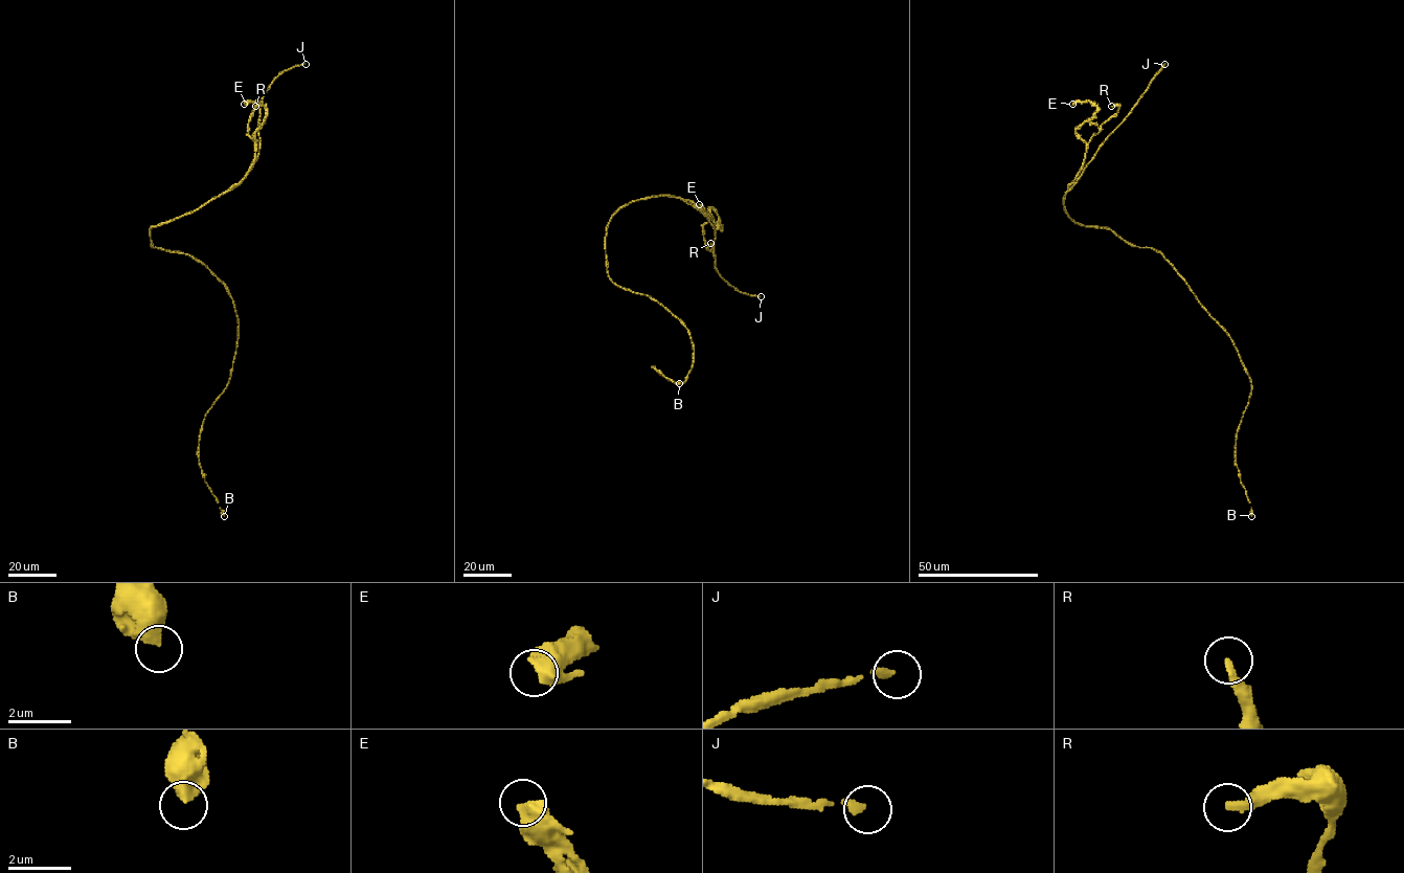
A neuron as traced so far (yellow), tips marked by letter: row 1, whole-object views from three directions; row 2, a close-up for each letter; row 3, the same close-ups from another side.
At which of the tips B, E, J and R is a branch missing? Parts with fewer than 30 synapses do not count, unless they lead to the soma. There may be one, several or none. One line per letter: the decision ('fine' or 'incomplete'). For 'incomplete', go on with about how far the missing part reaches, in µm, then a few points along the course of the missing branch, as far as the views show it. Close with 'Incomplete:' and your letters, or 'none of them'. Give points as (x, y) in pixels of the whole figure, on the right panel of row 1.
B: fine
E: fine
J: incomplete; missing 80 µm
R: fine
Incomplete: J

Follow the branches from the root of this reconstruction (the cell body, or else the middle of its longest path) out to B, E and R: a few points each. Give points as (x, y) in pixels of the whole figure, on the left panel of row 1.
B: (161, 249), (201, 261), (224, 285), (239, 320), (231, 375), (205, 415), (198, 450), (204, 482), (224, 516)
E: (161, 249), (152, 246), (153, 226), (226, 193), (249, 169), (255, 132), (267, 111), (258, 102), (244, 104)
R: (161, 249), (152, 246), (153, 226), (199, 209), (244, 176), (255, 153), (248, 124), (255, 106)

